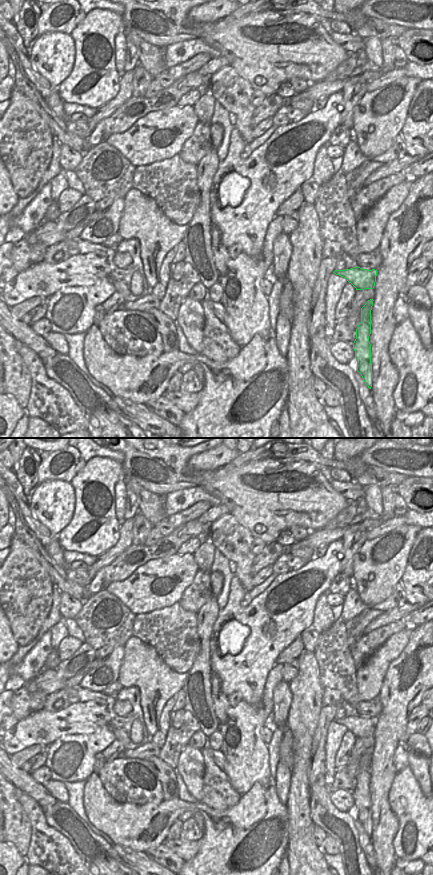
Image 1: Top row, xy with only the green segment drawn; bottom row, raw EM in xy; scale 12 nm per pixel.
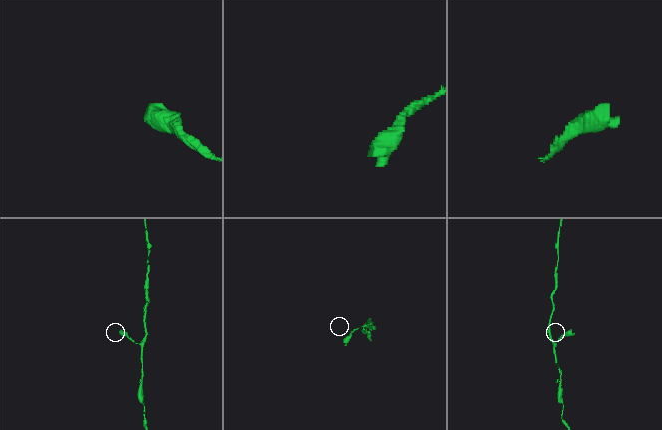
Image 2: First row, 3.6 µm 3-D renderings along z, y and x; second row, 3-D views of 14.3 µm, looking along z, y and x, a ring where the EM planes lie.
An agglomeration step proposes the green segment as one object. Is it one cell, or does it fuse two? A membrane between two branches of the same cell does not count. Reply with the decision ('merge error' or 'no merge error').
no merge error

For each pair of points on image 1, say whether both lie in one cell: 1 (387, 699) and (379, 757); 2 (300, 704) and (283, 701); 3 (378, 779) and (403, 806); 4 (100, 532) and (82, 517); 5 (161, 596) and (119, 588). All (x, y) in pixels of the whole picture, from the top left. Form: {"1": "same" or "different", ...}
{"1": "same", "2": "different", "3": "different", "4": "same", "5": "same"}

